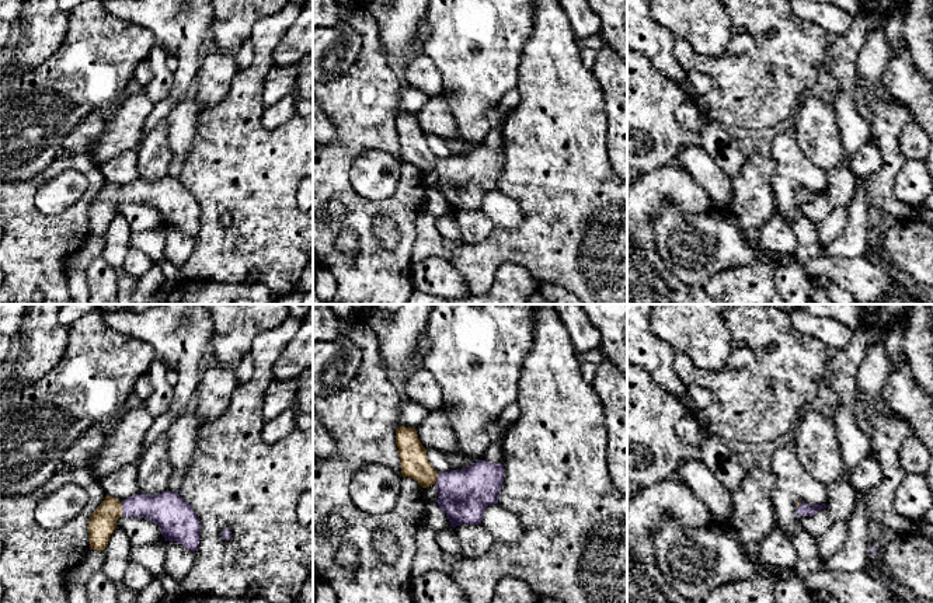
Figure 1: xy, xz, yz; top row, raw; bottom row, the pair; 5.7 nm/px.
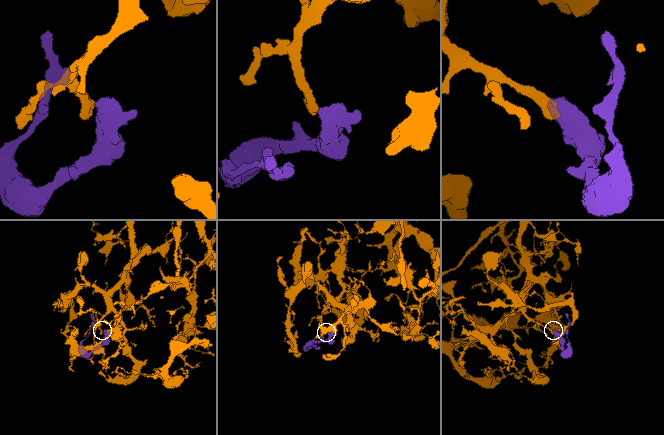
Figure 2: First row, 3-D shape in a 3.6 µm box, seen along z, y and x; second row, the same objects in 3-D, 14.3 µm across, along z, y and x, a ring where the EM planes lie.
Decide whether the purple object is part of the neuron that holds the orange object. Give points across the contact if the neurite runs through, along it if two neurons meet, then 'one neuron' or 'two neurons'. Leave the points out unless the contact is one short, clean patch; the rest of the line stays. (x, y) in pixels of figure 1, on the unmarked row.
across xy (103, 208), (121, 195), (164, 195) | one neuron

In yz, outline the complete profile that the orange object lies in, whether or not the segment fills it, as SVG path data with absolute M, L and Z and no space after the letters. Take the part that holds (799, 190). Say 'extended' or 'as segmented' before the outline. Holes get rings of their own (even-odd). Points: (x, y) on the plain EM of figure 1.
extended; M801 187L801 188L797 188L797 201L798 202L811 202L811 201L815 201L818 196L825 195L825 194L826 194L825 189L811 191L811 189Z

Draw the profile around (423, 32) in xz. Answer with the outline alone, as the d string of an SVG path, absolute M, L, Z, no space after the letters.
M422 20L417 28L414 36L414 46L419 48L425 43L425 41L431 36L431 27L427 20Z

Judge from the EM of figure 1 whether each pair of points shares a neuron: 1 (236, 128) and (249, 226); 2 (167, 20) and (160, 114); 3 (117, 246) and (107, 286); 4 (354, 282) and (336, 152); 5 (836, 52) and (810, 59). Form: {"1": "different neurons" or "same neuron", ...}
{"1": "same neuron", "2": "same neuron", "3": "different neurons", "4": "same neuron", "5": "different neurons"}

